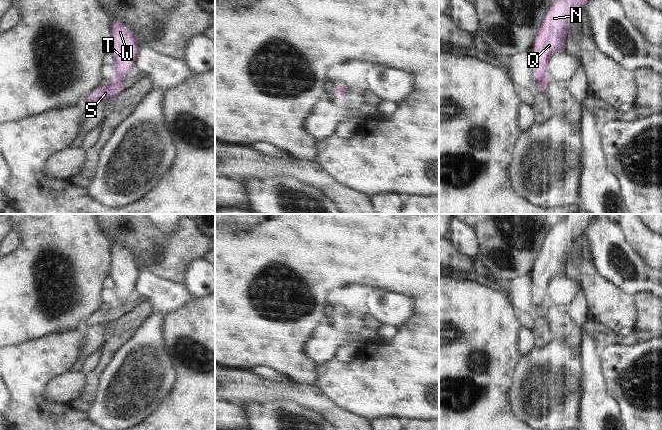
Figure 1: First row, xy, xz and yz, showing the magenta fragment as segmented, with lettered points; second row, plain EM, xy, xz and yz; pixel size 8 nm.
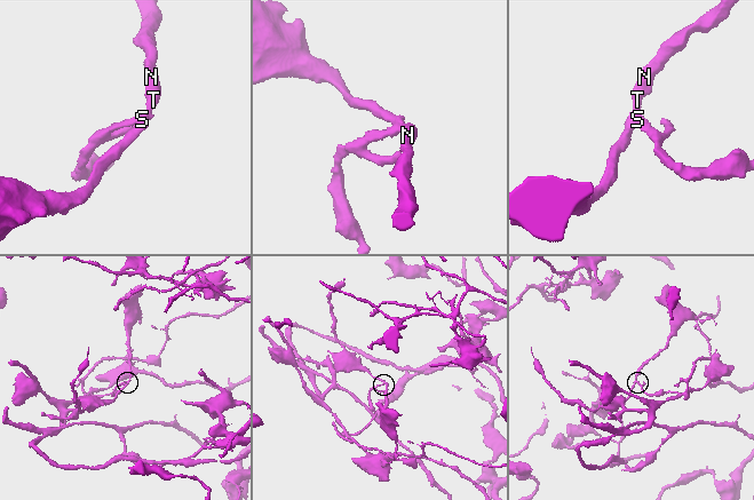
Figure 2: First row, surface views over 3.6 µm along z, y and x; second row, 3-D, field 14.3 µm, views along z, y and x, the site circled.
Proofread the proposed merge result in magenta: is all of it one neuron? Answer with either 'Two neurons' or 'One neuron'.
Two neurons

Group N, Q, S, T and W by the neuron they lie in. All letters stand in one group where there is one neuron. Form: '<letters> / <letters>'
N Q T W / S

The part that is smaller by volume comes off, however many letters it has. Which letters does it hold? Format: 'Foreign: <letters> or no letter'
Foreign: S

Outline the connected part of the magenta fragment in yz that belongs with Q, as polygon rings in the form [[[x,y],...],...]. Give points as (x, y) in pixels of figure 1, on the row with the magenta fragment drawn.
[[[558,0],[547,14],[533,42],[533,76],[535,80],[547,79],[549,58],[565,48],[571,18],[584,9],[588,0]]]

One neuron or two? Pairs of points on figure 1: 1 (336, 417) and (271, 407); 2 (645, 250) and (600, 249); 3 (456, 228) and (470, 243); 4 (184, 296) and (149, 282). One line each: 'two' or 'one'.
1: two
2: two
3: one
4: one

